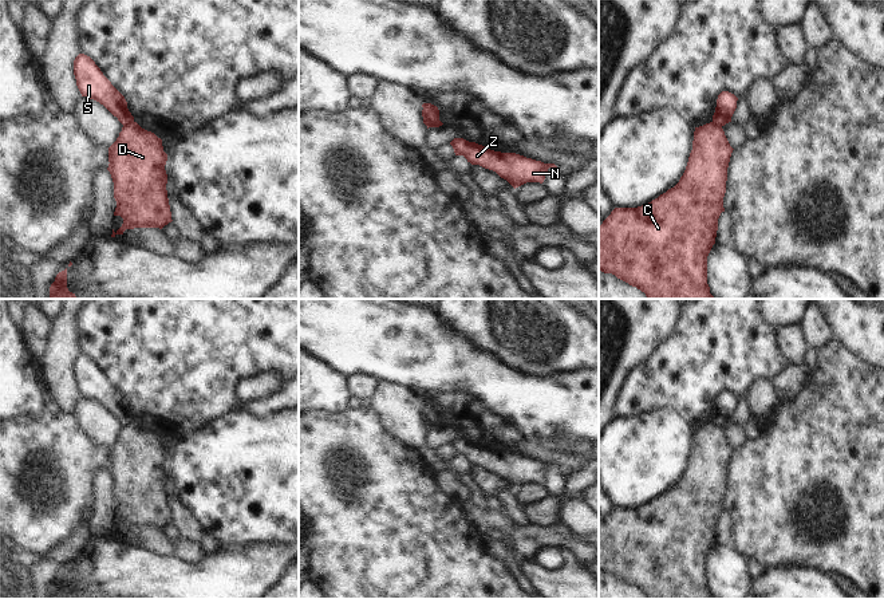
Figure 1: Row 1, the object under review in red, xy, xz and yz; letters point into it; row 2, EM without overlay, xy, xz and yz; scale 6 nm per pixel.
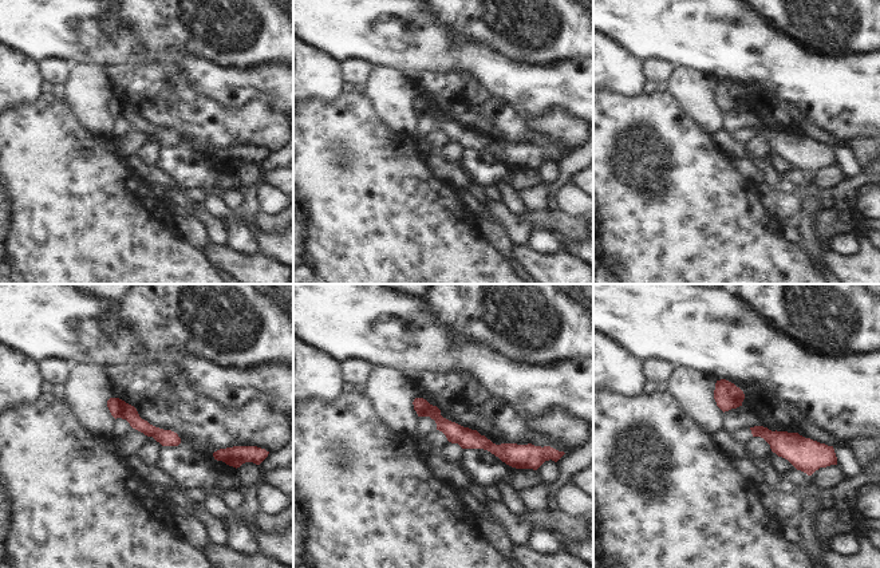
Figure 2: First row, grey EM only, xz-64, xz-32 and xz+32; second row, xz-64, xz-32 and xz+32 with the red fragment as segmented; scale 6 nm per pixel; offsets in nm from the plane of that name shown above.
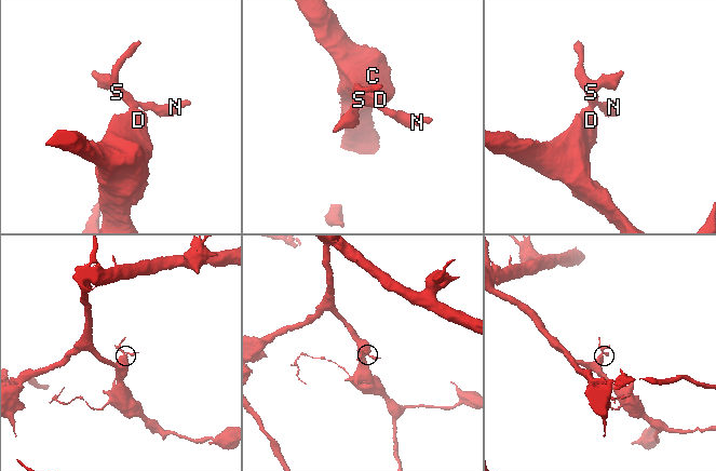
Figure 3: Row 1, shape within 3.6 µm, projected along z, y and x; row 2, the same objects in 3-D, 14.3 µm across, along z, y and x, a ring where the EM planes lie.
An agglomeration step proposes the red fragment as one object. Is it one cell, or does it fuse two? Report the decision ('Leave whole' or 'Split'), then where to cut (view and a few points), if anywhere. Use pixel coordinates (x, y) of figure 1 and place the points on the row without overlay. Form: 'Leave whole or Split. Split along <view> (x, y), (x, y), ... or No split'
Split. Split along xz (423, 416), (431, 421), (438, 421)

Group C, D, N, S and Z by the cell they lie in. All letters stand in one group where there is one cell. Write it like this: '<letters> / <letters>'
C D / N S Z

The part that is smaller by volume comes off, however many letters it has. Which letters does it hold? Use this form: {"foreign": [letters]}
{"foreign": ["N", "S", "Z"]}

